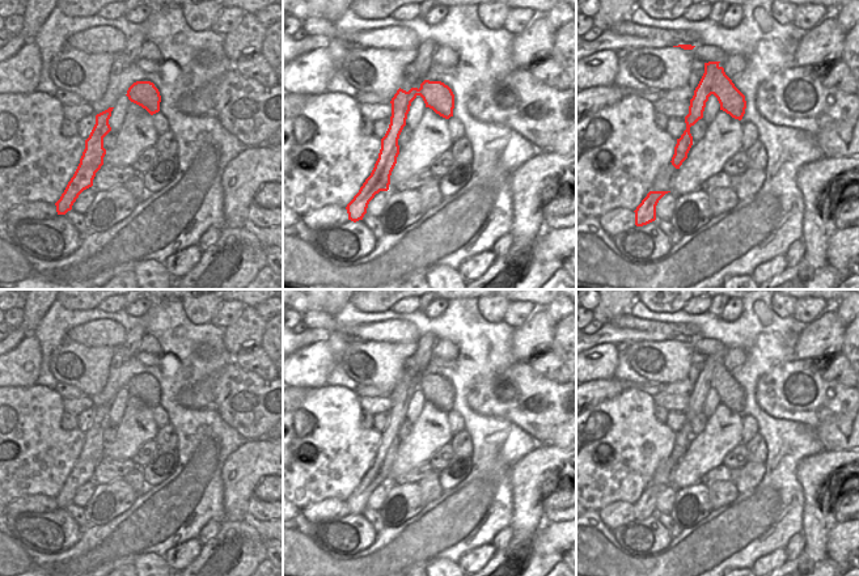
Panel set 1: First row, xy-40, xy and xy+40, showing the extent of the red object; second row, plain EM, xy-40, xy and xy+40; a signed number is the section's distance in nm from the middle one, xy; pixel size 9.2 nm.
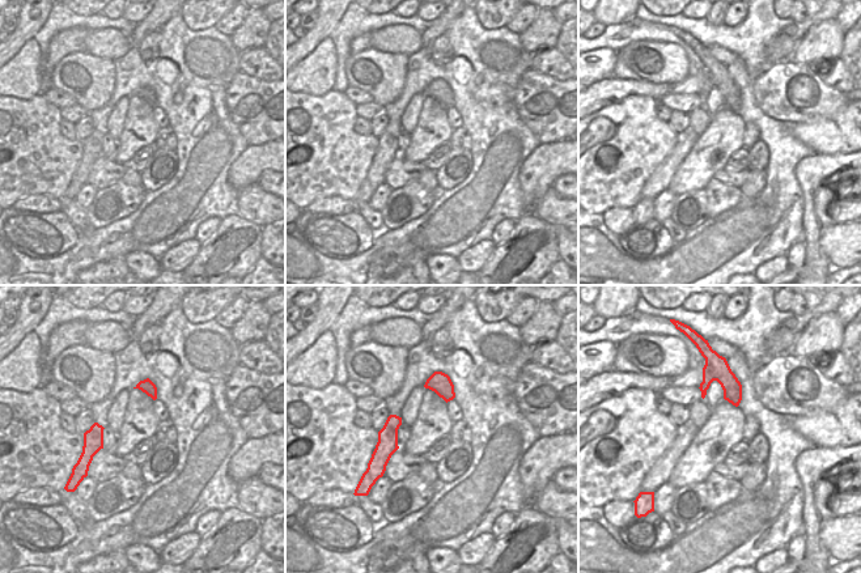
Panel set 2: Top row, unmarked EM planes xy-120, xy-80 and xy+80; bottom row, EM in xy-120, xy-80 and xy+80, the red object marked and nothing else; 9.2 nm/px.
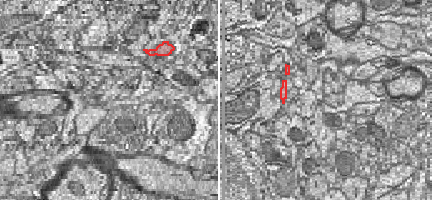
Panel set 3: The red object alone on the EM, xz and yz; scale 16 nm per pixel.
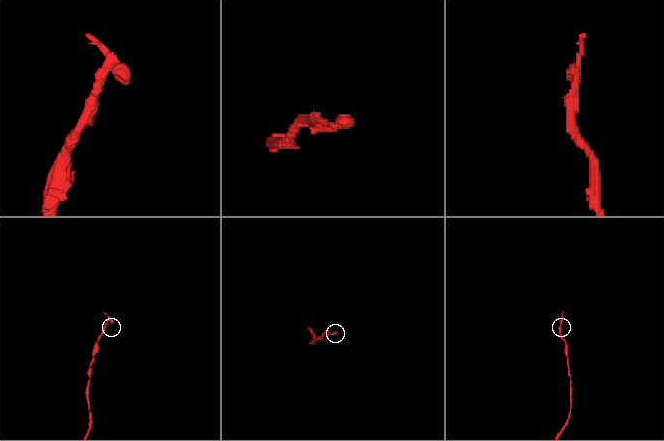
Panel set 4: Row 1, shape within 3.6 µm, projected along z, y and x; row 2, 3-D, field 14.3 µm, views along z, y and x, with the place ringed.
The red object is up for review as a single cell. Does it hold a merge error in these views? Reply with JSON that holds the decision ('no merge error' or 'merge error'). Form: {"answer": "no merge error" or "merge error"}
{"answer": "merge error"}

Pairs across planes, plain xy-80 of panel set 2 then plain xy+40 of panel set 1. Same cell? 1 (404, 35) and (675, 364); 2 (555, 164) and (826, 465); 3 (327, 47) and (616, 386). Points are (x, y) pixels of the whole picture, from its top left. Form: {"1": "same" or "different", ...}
{"1": "different", "2": "same", "3": "different"}

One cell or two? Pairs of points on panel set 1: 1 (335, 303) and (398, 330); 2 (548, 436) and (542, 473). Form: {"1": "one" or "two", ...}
{"1": "two", "2": "two"}

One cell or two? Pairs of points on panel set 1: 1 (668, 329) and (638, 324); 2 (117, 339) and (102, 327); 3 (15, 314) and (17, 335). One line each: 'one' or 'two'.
1: one
2: one
3: two

